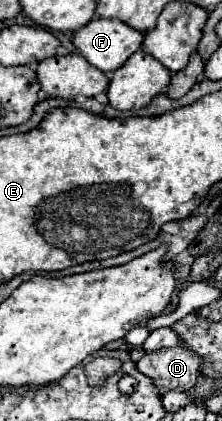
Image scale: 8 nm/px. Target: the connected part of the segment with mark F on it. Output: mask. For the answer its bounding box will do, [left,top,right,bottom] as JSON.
[74,18,144,72]

